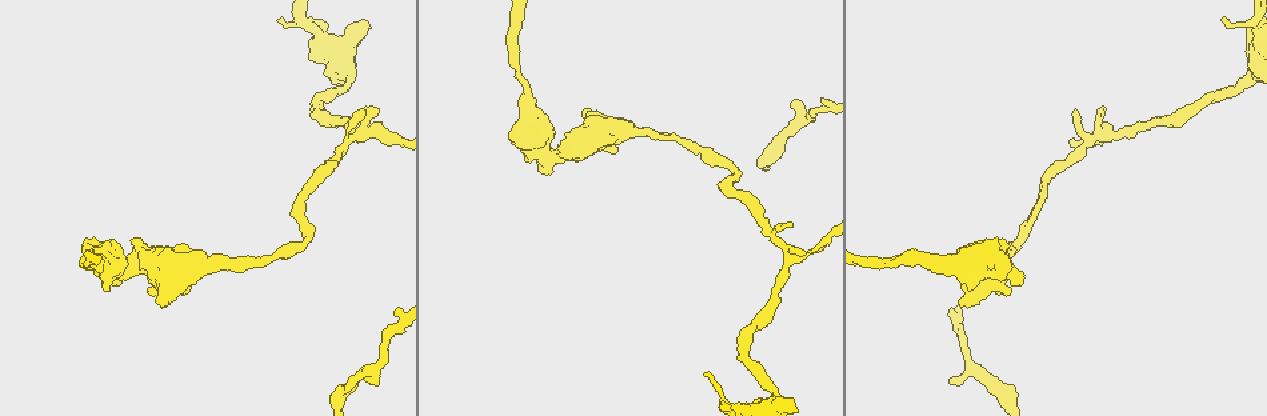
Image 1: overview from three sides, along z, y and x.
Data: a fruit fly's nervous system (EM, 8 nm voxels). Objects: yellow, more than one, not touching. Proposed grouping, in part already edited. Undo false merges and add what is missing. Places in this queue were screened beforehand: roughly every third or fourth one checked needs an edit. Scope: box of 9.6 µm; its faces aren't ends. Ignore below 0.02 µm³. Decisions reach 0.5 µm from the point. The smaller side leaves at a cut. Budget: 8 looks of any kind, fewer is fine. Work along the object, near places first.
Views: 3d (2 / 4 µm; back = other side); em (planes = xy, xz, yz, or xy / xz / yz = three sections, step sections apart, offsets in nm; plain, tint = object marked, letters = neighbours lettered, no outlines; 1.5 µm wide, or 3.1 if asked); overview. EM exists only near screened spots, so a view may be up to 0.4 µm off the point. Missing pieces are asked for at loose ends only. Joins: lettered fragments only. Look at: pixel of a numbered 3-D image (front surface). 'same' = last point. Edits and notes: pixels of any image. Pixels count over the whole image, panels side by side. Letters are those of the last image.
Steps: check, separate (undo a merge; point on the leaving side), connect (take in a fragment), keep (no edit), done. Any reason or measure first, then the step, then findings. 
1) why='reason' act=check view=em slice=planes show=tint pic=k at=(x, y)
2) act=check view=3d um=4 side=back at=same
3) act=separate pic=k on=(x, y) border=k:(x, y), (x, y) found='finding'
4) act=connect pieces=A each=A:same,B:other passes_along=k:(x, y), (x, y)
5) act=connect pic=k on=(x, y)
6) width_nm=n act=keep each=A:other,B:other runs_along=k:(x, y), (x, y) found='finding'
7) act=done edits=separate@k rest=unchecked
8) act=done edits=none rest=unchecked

why='thick turns thin' act=check view=em slice=planes show=letters pic=1 at=(347, 79)

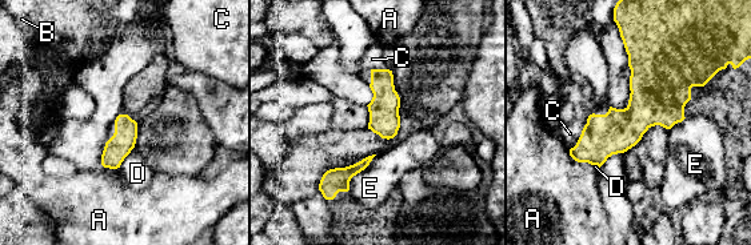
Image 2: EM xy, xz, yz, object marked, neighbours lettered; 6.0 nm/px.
act=keep each=A:other,B:other,C:other,D:other,E:other found='continuous, no second neuron'

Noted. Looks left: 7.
why='thin end' act=check view=em slice=planes show=letters pic=1 at=(708, 374)

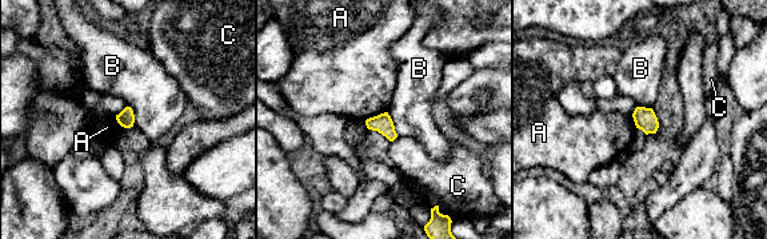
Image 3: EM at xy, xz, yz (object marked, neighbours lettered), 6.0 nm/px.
act=keep each=A:other,B:other,C:other border=3:(387, 111), (398, 135) found='no lettered fragment goes on from it'

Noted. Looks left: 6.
why='thin neck' act=check view=em slice=planes show=letters pic=1 at=(1110, 136)

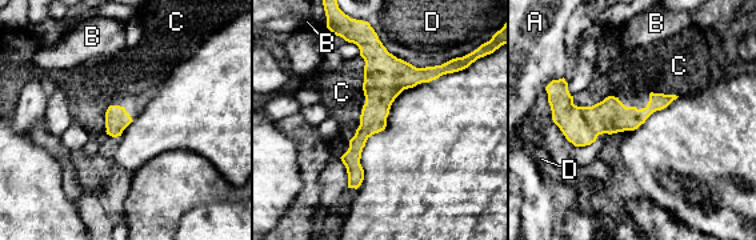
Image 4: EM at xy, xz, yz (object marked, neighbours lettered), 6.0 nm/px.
act=keep each=A:other,B:other,C:other,D:other border=4:(618, 96), (591, 106), (572, 103) found='all the same neuron'

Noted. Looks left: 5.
act=done edits=none rest=unchecked

